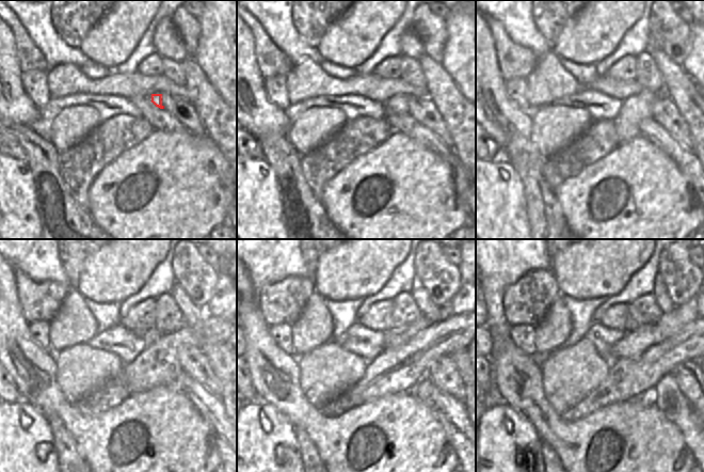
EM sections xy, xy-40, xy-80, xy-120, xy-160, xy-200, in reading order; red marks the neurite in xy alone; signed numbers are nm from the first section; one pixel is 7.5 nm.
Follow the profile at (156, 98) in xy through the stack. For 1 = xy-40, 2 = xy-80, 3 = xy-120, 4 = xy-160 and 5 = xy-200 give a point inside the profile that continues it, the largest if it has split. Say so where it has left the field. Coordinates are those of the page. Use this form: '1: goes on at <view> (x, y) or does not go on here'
1: goes on at xy-40 (399, 104)
2: goes on at xy-80 (636, 108)
3: goes on at xy-120 (158, 364)
4: goes on at xy-160 (397, 370)
5: goes on at xy-200 (627, 379)

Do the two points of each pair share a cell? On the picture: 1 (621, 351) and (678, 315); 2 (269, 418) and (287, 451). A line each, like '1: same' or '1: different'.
1: same
2: same

